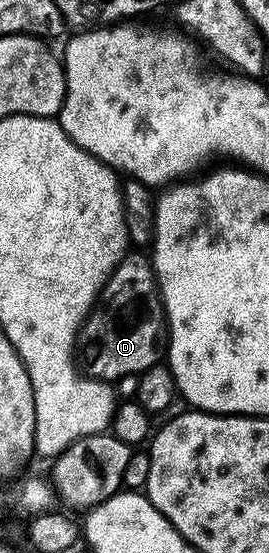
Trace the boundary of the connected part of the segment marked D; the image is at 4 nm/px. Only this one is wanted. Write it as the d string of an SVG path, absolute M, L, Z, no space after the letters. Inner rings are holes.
M129 254L117 265L117 269L110 274L109 281L101 290L92 312L85 318L75 345L75 356L79 361L79 368L84 375L106 382L120 381L122 376L136 377L147 371L152 364L158 363L157 335L162 335L166 327L167 317L165 305L161 302L161 294L157 286L157 273L153 271L153 262L145 254Z

